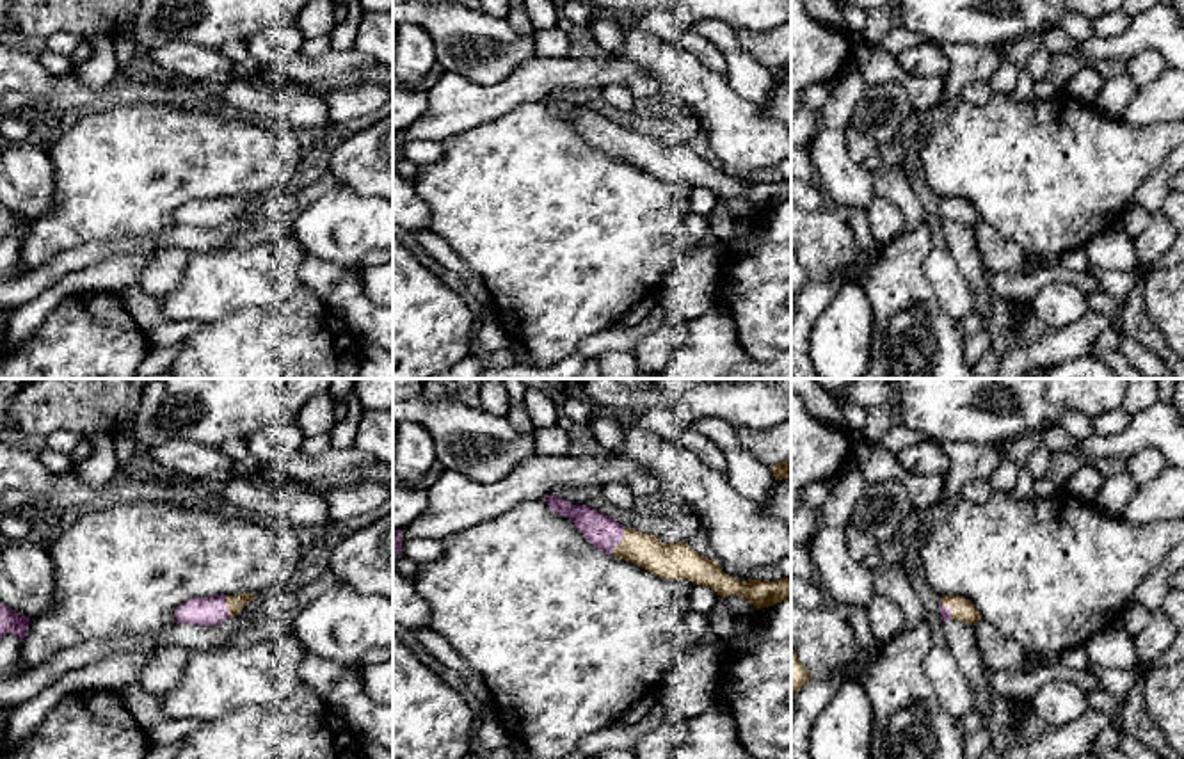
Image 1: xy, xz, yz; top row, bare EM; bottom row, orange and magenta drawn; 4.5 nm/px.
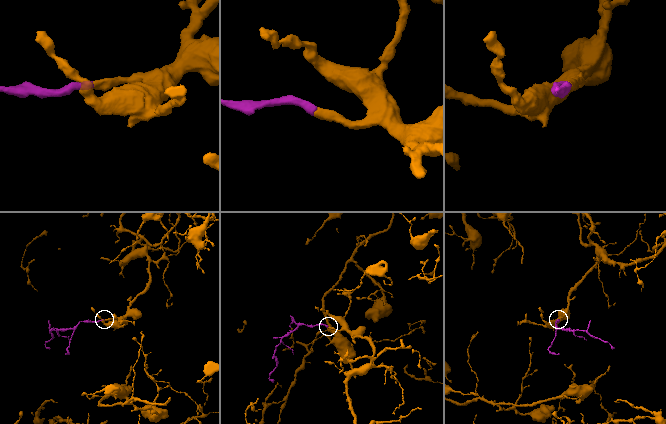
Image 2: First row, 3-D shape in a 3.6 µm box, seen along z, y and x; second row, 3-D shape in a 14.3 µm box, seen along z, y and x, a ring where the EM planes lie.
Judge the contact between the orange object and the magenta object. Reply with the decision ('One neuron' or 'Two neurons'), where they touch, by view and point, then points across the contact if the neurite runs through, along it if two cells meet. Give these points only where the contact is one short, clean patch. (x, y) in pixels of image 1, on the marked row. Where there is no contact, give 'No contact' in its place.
One neuron. Touches orange at xz (621, 541). Path across: xz (667, 560), (621, 541), (598, 528)

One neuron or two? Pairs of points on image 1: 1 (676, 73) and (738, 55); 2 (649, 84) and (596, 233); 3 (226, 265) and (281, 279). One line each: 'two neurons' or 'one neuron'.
1: two neurons
2: two neurons
3: one neuron

